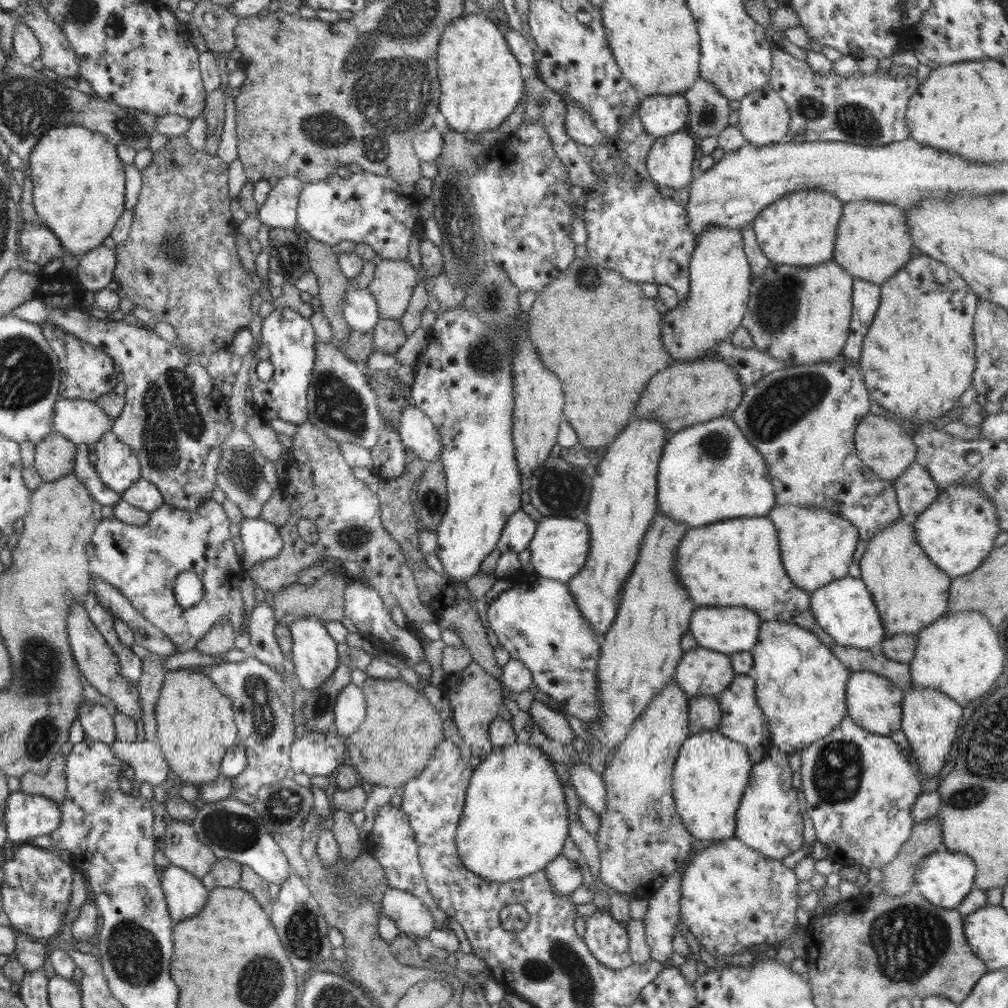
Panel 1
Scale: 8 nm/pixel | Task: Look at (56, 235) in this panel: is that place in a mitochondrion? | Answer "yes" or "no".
no

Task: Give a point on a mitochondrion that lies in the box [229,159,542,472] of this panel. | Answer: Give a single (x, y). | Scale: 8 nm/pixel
(457, 220)

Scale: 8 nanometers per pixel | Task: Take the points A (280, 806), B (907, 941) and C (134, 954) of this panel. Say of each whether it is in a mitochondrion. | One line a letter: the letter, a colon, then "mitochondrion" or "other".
A: mitochondrion
B: mitochondrion
C: mitochondrion

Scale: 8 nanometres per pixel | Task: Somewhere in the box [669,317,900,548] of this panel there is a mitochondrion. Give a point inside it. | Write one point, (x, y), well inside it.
(796, 396)

